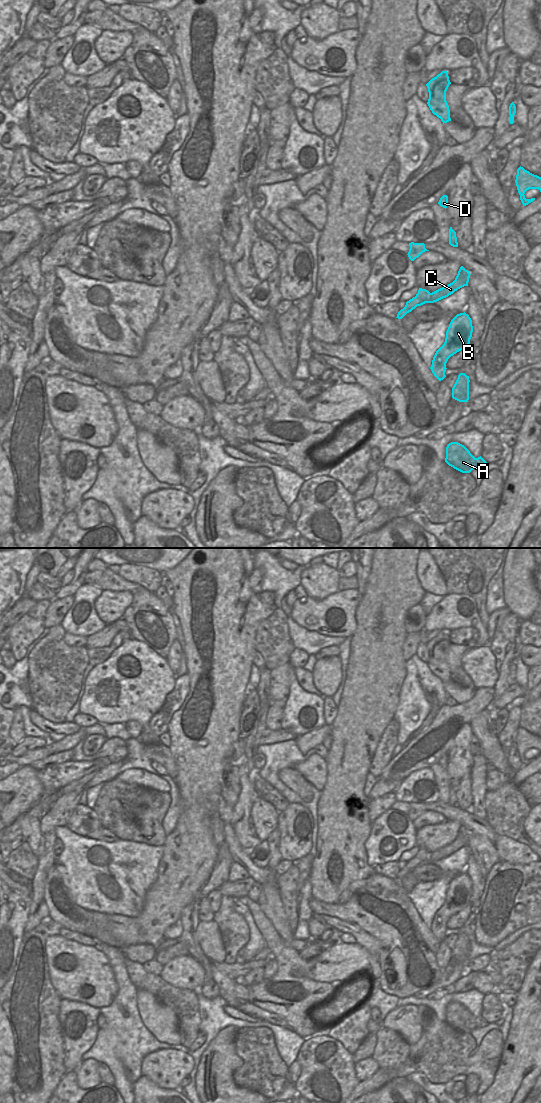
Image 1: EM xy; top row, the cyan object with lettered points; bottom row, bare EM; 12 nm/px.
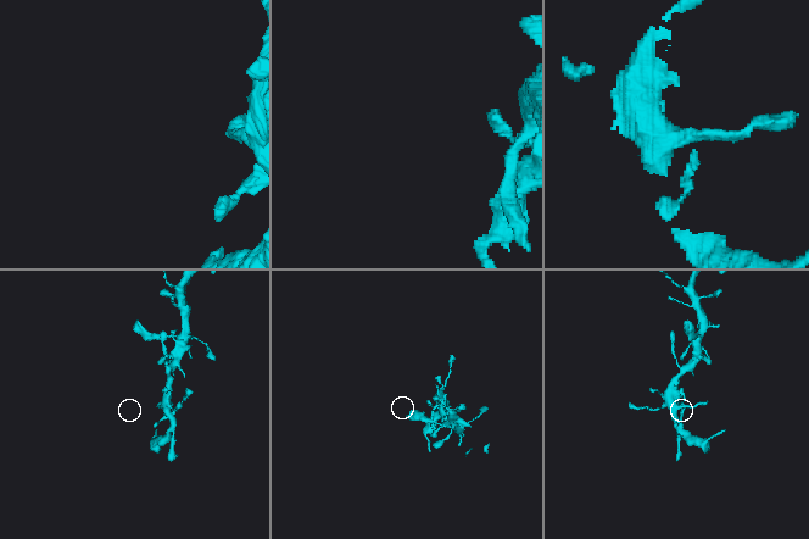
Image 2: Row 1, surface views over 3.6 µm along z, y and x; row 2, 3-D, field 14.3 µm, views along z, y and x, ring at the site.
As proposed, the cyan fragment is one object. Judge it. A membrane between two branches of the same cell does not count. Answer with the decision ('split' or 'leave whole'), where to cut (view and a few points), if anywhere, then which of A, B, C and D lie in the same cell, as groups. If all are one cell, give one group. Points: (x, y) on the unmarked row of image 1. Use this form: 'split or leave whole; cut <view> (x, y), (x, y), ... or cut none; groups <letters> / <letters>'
split; cut xy (430, 853), (429, 859), (426, 862); groups A B D / C

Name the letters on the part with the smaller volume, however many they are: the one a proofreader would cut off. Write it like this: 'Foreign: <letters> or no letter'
Foreign: C

